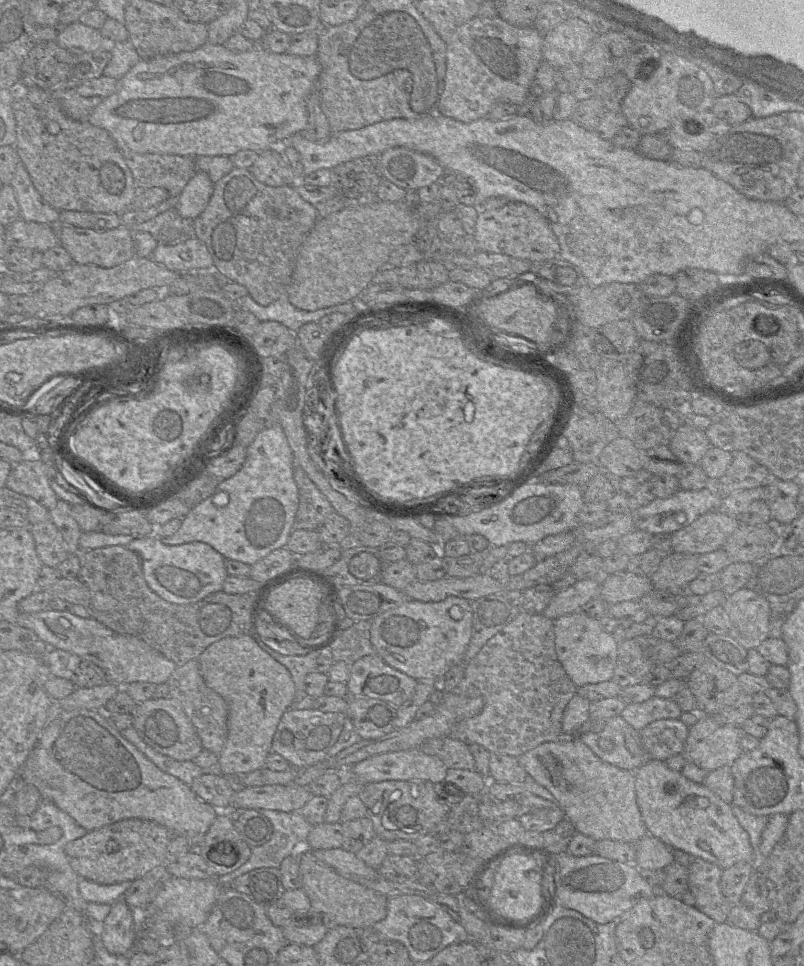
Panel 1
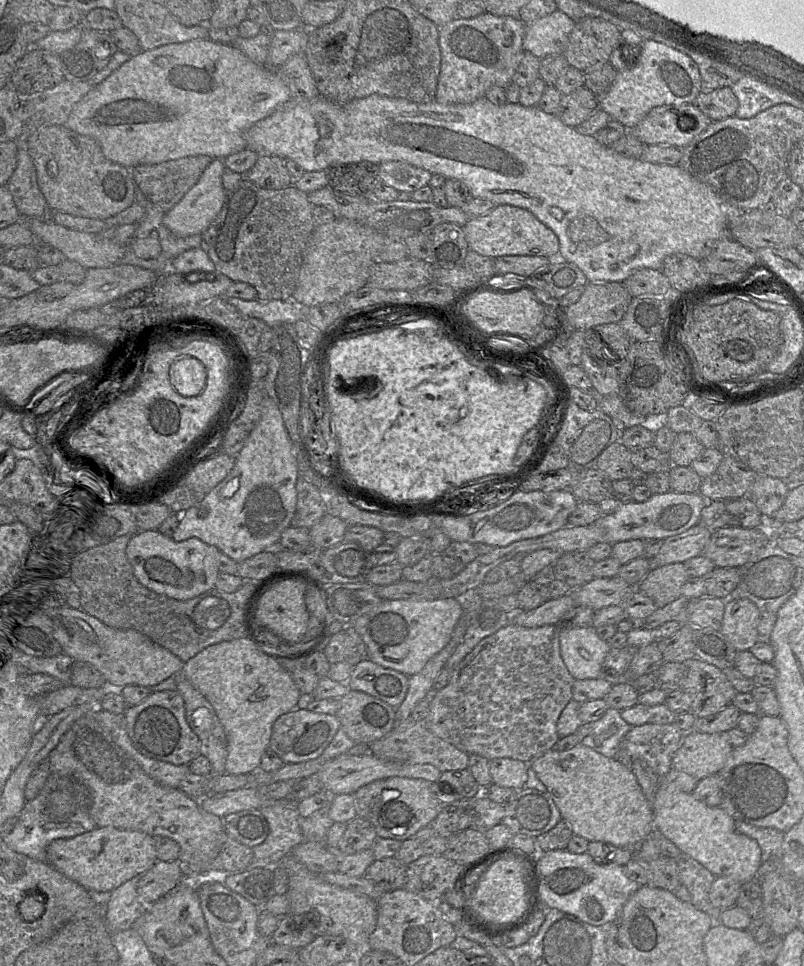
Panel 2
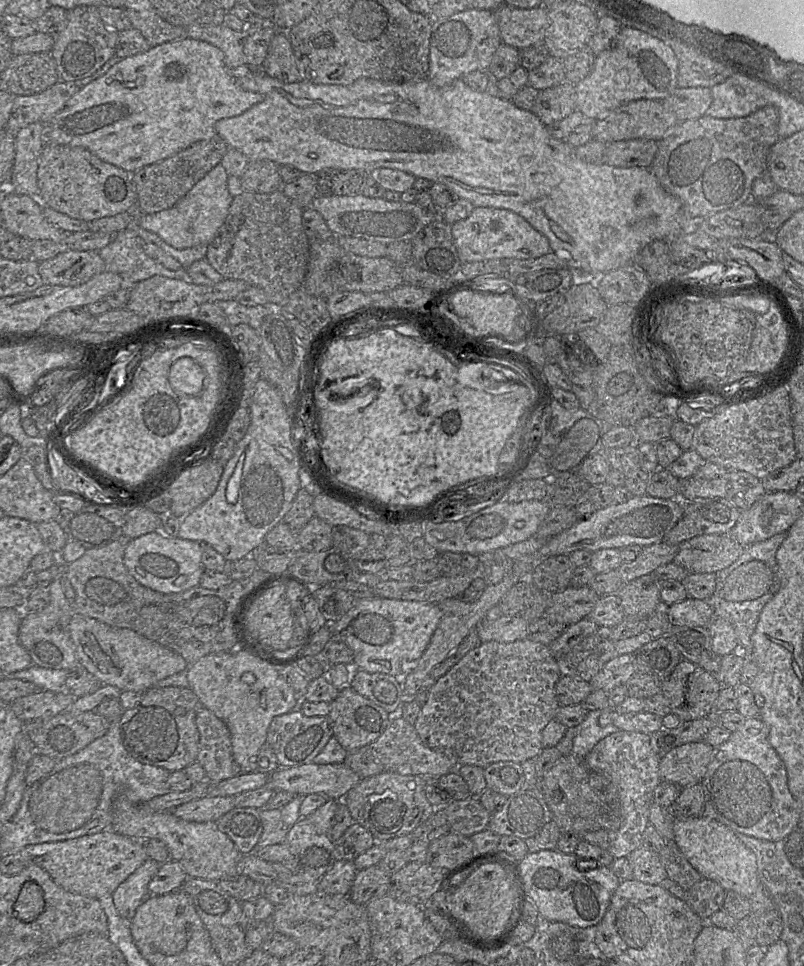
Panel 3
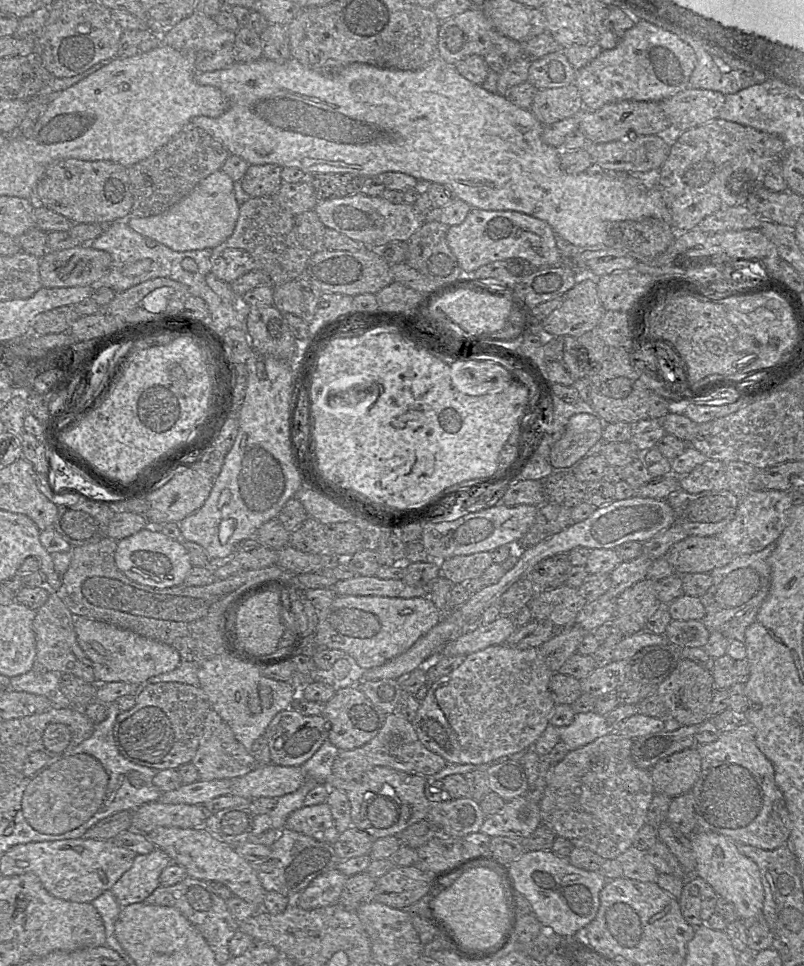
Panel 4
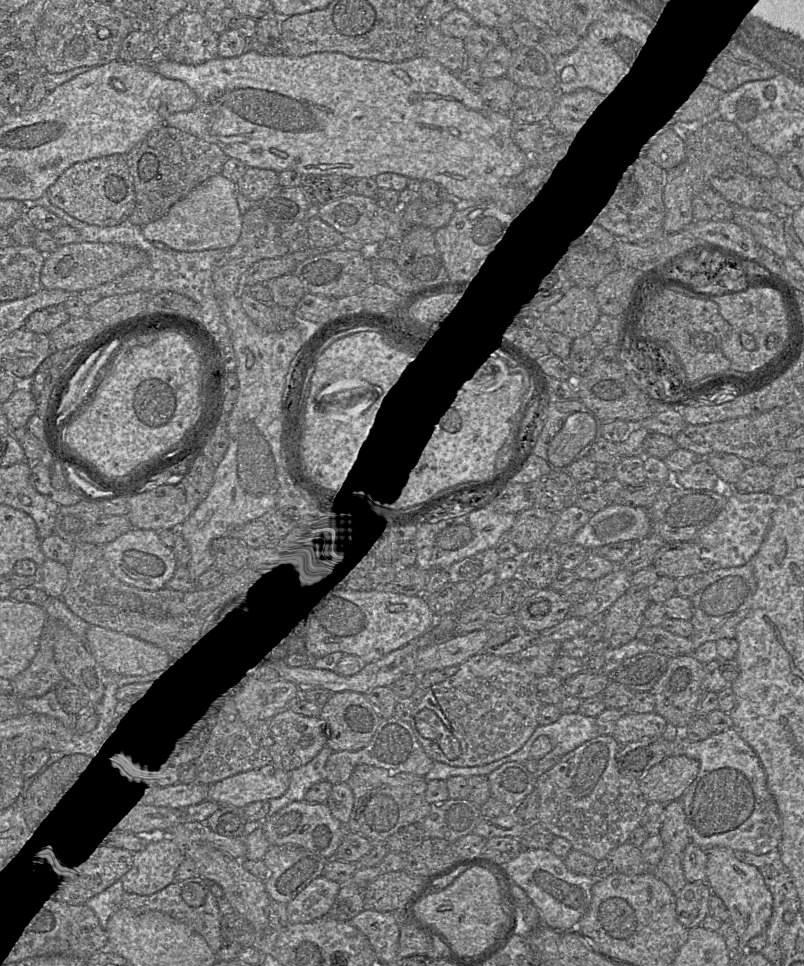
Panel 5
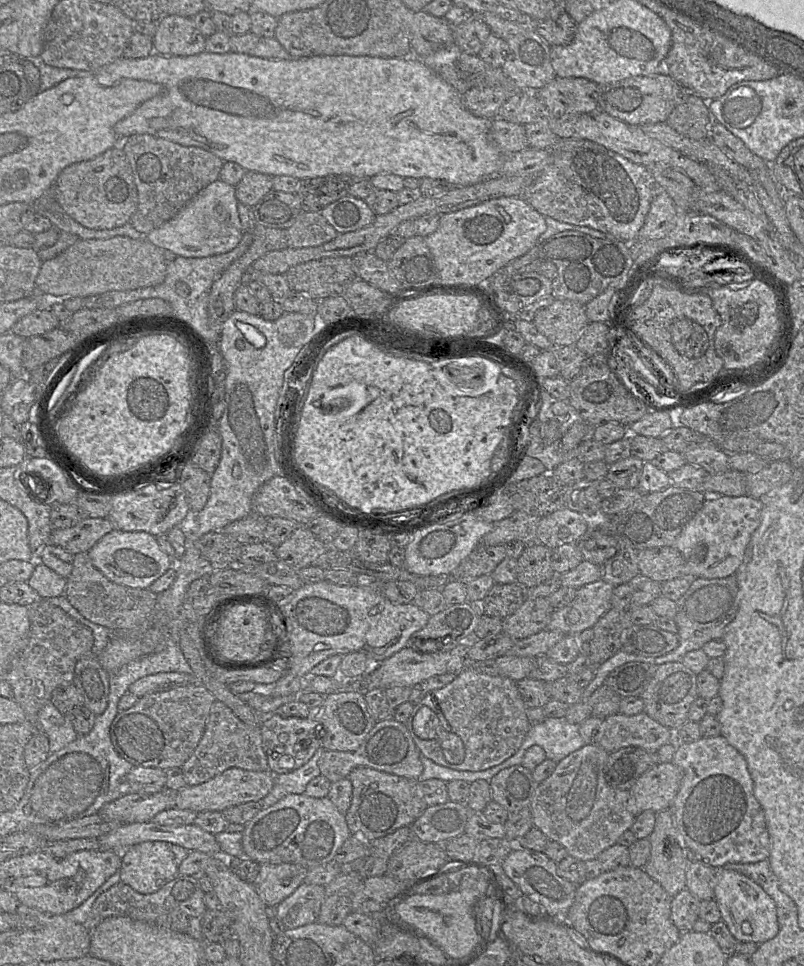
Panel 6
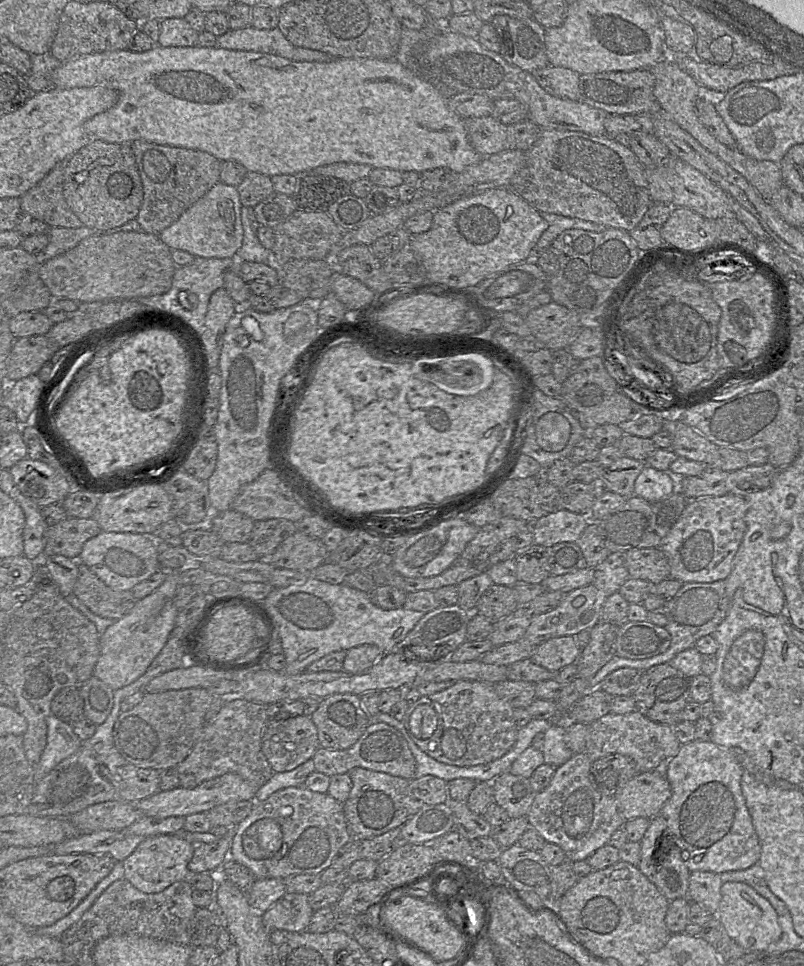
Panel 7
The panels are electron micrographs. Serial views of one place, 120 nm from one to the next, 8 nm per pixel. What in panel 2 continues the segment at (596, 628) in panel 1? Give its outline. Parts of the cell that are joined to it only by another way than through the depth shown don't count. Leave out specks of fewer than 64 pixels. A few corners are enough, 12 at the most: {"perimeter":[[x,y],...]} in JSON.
{"perimeter":[[593,626],[560,627],[575,680],[600,677],[611,648]]}

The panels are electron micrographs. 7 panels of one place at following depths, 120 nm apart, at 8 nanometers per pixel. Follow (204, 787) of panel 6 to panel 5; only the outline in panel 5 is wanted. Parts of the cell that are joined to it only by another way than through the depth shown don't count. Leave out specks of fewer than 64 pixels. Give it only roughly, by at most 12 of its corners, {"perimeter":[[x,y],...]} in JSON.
{"perimeter":[[269,763],[210,785],[207,800],[243,808],[287,791]]}

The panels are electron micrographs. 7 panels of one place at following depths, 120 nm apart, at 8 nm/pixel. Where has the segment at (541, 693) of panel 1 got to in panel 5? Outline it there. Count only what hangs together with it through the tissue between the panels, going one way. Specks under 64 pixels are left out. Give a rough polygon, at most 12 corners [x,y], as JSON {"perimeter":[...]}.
{"perimeter":[[477,653],[426,690],[409,724],[433,761],[518,751],[536,678]]}

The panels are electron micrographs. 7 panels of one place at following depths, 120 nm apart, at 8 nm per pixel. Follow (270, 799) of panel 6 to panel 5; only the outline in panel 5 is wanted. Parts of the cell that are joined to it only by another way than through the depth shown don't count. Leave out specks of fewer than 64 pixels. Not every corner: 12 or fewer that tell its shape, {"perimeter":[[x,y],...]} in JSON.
{"perimeter":[[325,746],[307,764],[289,772],[289,787],[269,801],[268,815],[304,800],[314,784],[325,780]]}

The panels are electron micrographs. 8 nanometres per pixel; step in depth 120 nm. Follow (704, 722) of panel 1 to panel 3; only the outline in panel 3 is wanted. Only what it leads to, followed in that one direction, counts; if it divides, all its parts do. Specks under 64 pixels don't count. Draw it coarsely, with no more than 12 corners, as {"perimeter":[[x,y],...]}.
{"perimeter":[[705,741],[673,748],[660,760],[660,782],[699,783],[713,750]]}

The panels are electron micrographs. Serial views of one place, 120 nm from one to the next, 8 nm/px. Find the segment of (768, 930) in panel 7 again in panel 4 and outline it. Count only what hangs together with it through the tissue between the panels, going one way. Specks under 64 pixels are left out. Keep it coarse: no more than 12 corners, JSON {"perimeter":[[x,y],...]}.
{"perimeter":[[695,831],[694,875],[748,922],[763,910],[756,863],[722,834]]}

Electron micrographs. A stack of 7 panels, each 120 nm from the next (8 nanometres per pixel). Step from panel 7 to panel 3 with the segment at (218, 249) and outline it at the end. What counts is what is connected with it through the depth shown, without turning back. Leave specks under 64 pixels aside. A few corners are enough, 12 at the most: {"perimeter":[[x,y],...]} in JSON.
{"perimeter":[[219,163],[139,225],[176,249],[209,244],[232,199]]}

